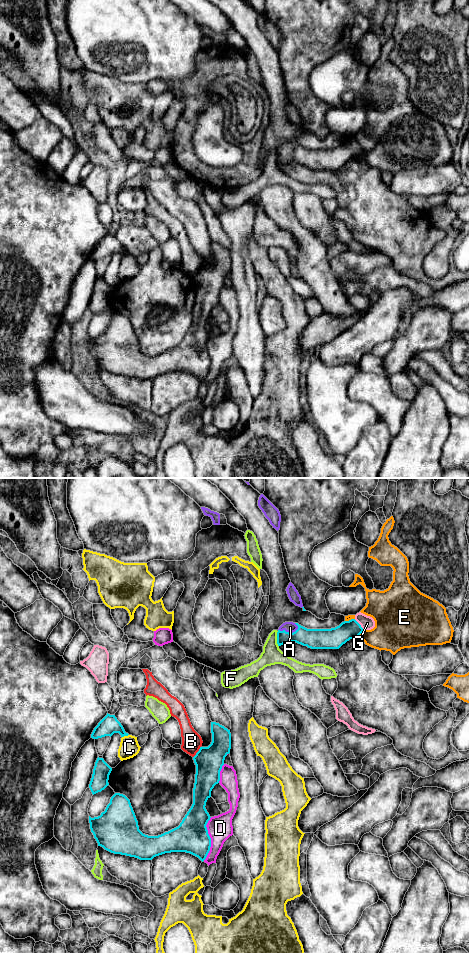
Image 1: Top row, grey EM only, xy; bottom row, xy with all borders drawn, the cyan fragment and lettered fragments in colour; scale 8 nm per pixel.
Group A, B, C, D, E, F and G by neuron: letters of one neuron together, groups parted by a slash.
A / B / C / D / E / F / G

